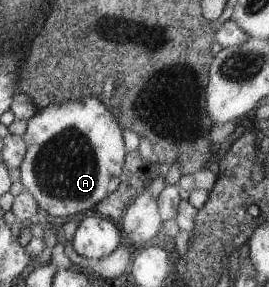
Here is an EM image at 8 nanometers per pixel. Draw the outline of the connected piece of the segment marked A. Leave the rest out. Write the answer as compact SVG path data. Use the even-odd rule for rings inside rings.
M85 97L75 103L63 103L63 105L51 103L45 109L37 110L26 122L27 130L21 136L26 144L26 153L18 166L21 174L20 182L24 190L29 191L35 199L38 207L45 211L47 217L73 217L77 213L93 208L117 189L125 167L126 152L122 131L117 127L111 113L97 99Z

